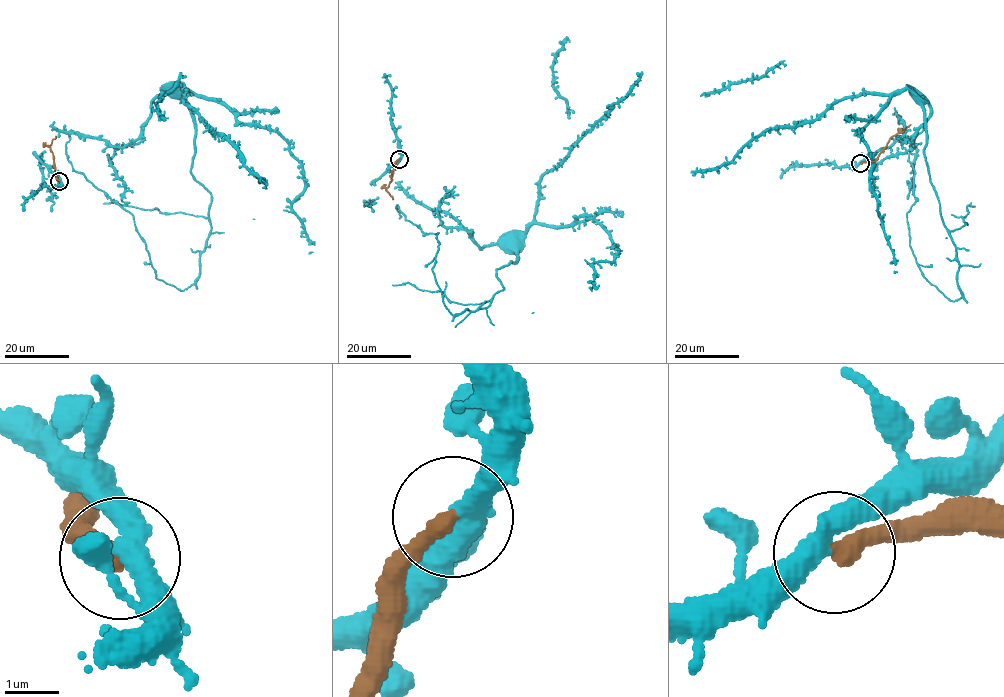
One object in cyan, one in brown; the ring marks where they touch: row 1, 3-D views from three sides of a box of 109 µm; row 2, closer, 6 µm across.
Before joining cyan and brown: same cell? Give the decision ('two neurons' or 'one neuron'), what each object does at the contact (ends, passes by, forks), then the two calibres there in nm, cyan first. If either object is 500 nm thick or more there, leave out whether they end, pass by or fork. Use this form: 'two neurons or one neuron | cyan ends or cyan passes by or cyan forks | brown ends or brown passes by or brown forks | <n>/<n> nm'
two neurons | cyan passes by | brown ends | 380/340 nm

